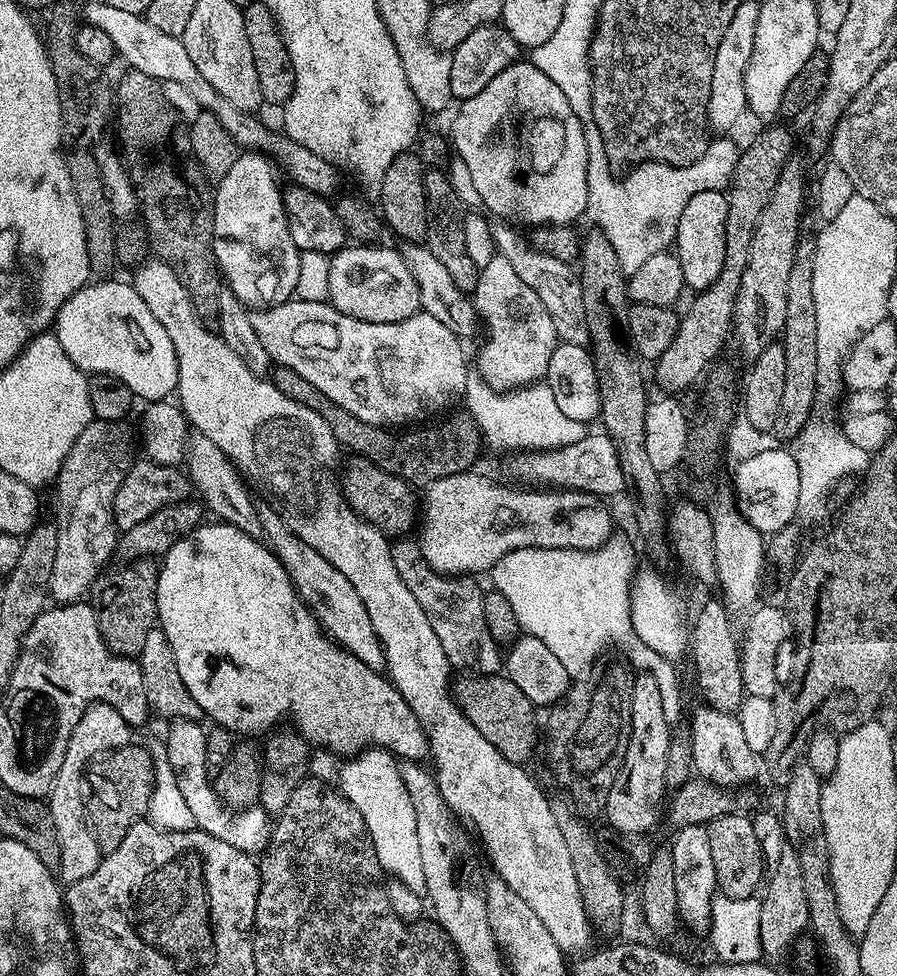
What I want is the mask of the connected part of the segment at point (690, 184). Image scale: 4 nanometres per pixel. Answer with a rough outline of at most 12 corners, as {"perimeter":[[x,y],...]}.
{"perimeter":[[741,145],[686,166],[649,160],[588,189],[587,219],[620,269],[676,242],[694,194],[724,192]]}

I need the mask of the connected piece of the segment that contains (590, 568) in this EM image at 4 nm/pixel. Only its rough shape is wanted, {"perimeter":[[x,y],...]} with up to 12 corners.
{"perimeter":[[522,548],[492,567],[521,629],[576,678],[576,652],[632,644],[680,700],[667,659],[636,639],[636,552]]}

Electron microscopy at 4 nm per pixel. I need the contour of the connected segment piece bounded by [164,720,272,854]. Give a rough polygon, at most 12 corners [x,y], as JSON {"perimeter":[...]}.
{"perimeter":[[176,720],[164,740],[189,819],[249,854],[272,829],[259,806],[231,809],[210,783],[207,731]]}

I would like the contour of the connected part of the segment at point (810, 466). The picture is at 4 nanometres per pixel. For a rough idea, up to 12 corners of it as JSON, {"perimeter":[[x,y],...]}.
{"perimeter":[[837,421],[795,433],[798,508],[812,512],[869,453]]}

